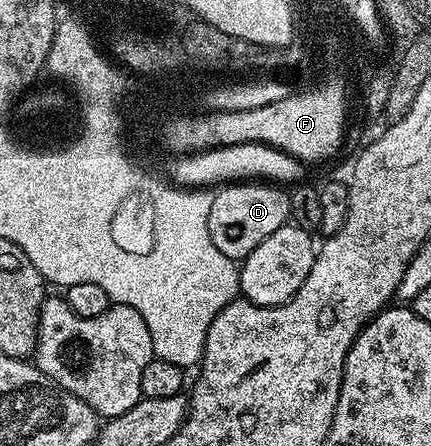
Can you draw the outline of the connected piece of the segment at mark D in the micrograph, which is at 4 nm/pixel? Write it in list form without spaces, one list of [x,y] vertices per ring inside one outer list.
[[[229,182],[214,195],[209,215],[211,242],[235,262],[244,260],[263,238],[275,234],[289,219],[289,192],[272,182]]]

